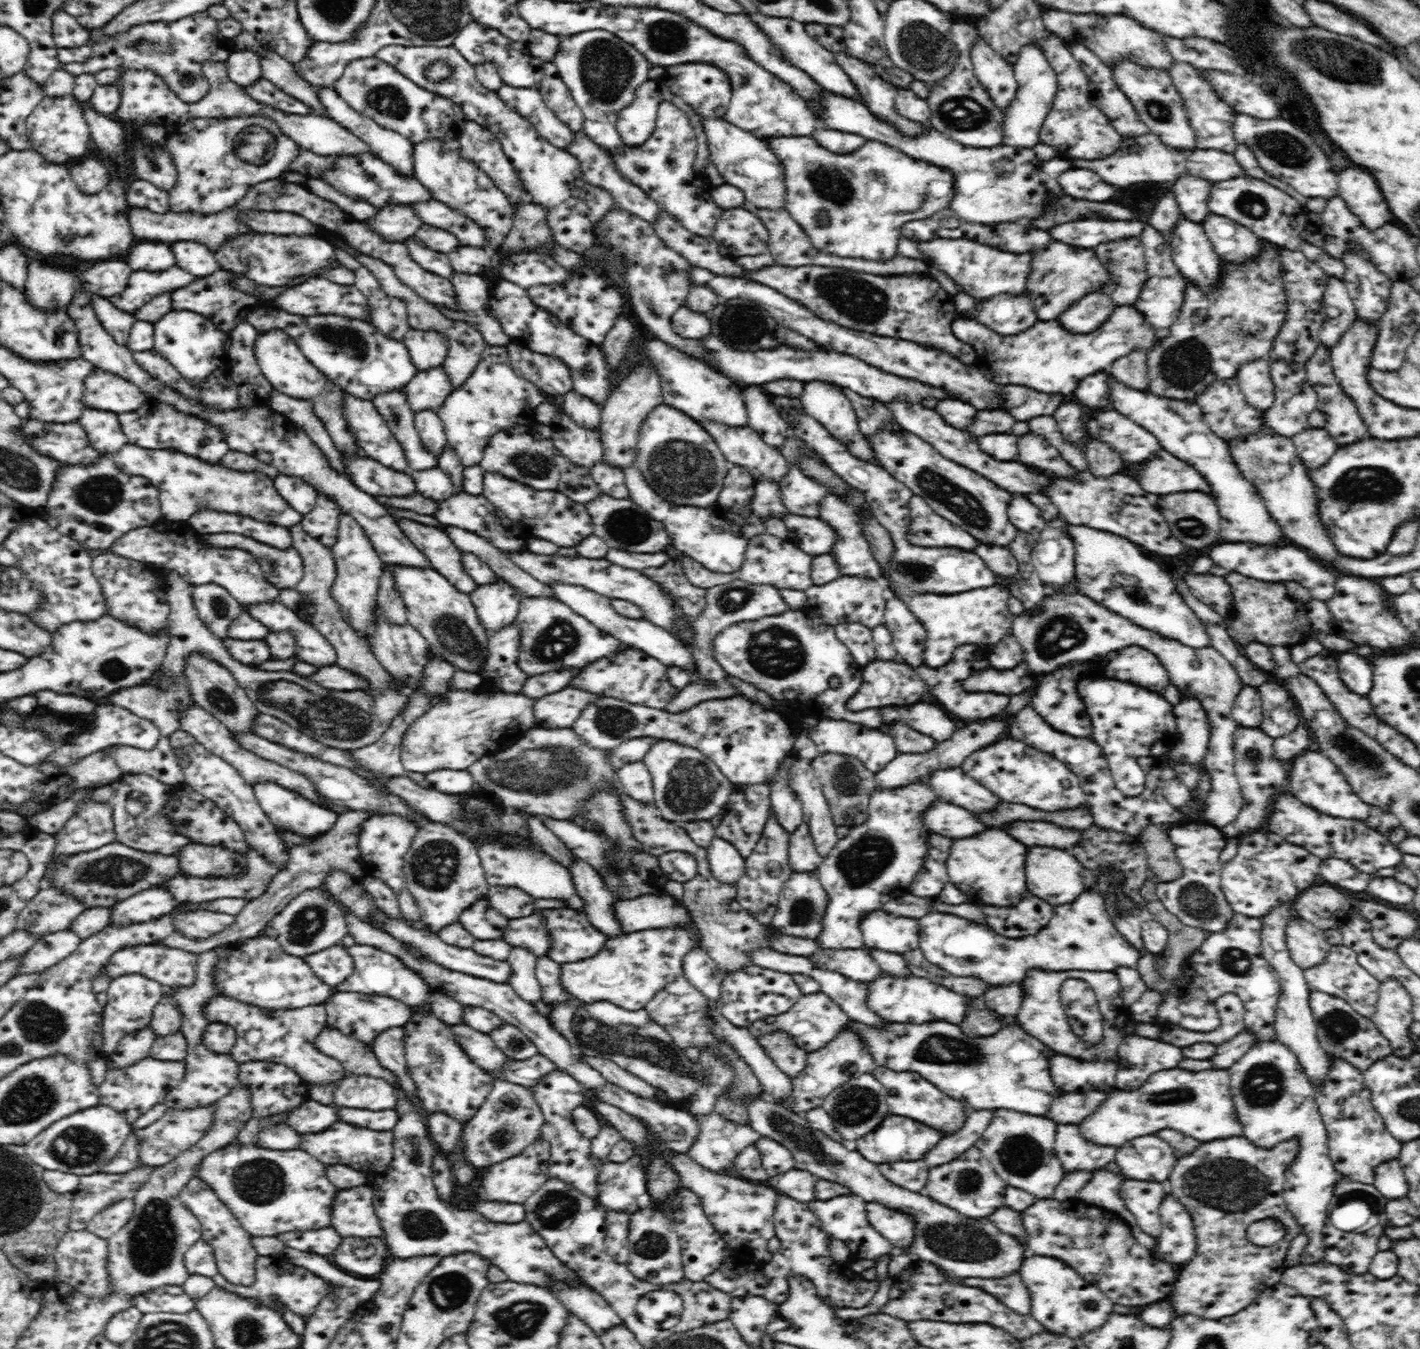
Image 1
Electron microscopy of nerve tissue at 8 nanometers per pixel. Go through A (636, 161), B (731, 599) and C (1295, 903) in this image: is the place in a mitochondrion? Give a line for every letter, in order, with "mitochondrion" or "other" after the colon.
A: other
B: mitochondrion
C: other

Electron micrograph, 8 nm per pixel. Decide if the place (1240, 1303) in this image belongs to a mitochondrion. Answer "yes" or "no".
no

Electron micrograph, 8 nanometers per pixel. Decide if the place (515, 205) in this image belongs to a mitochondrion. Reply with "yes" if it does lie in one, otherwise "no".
no

